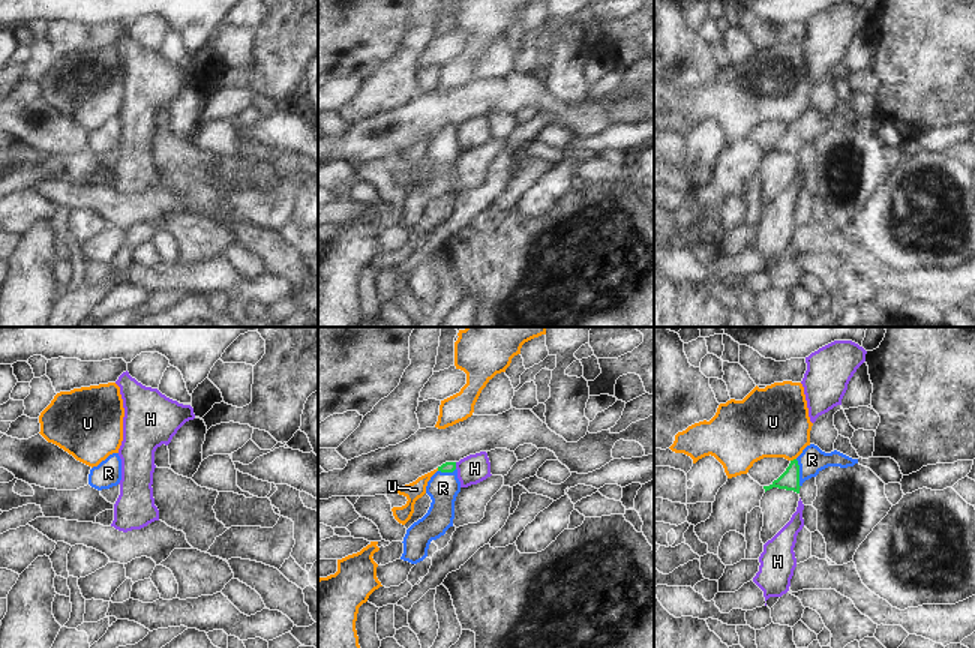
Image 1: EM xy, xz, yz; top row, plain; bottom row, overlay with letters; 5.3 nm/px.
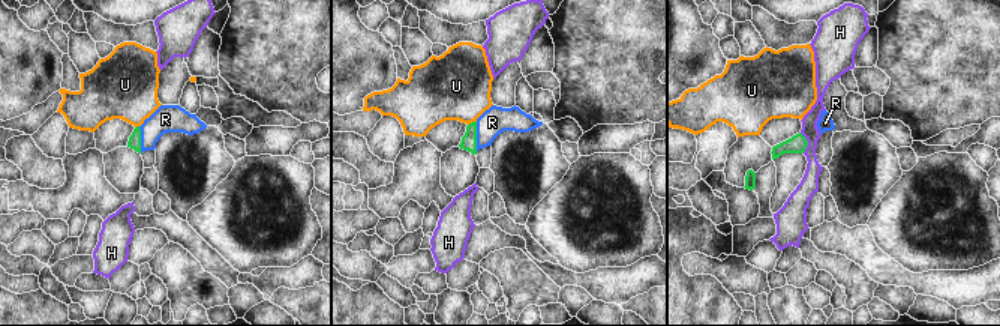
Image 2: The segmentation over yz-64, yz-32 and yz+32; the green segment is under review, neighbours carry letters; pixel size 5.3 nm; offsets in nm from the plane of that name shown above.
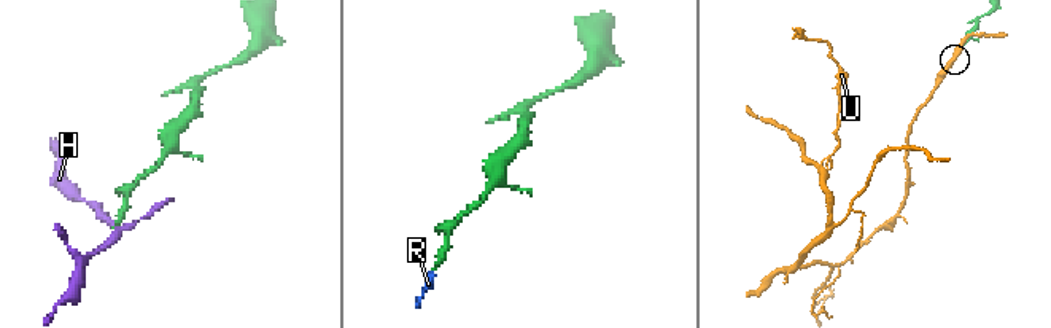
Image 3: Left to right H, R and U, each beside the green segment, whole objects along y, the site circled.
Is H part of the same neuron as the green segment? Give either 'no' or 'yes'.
no

